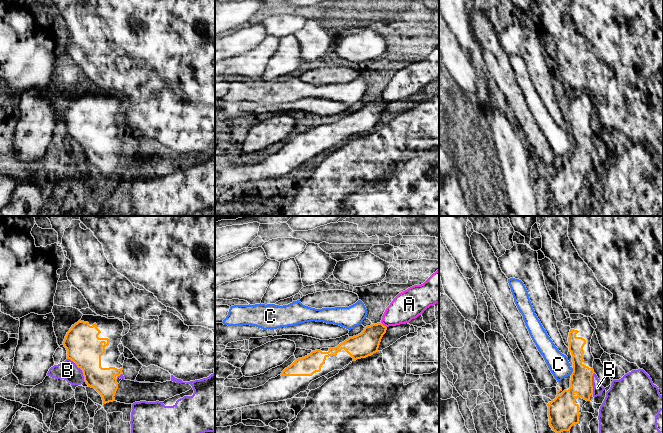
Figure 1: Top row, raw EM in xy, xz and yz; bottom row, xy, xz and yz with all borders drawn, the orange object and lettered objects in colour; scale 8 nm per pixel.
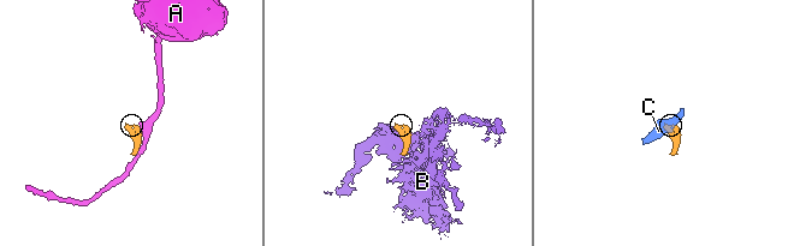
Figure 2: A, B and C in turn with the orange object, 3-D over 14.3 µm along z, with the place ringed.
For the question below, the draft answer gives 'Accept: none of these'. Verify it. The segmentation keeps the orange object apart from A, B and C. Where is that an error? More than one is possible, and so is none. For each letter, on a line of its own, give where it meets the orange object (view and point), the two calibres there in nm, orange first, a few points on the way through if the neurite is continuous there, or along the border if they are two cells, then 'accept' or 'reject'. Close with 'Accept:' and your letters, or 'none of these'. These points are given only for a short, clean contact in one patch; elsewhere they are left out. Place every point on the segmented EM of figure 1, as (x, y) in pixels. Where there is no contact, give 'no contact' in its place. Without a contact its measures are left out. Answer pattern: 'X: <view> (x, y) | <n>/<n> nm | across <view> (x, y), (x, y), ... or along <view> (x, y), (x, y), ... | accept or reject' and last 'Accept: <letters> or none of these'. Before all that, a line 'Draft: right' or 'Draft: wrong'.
Draft: right
A: xz (382, 324) | 200/220 nm | reject
B: xy (79, 367) | 280/160 nm | reject
C: yz (572, 372) | 180/170 nm | along yz (573, 368), (569, 375) | reject
Accept: none of these

